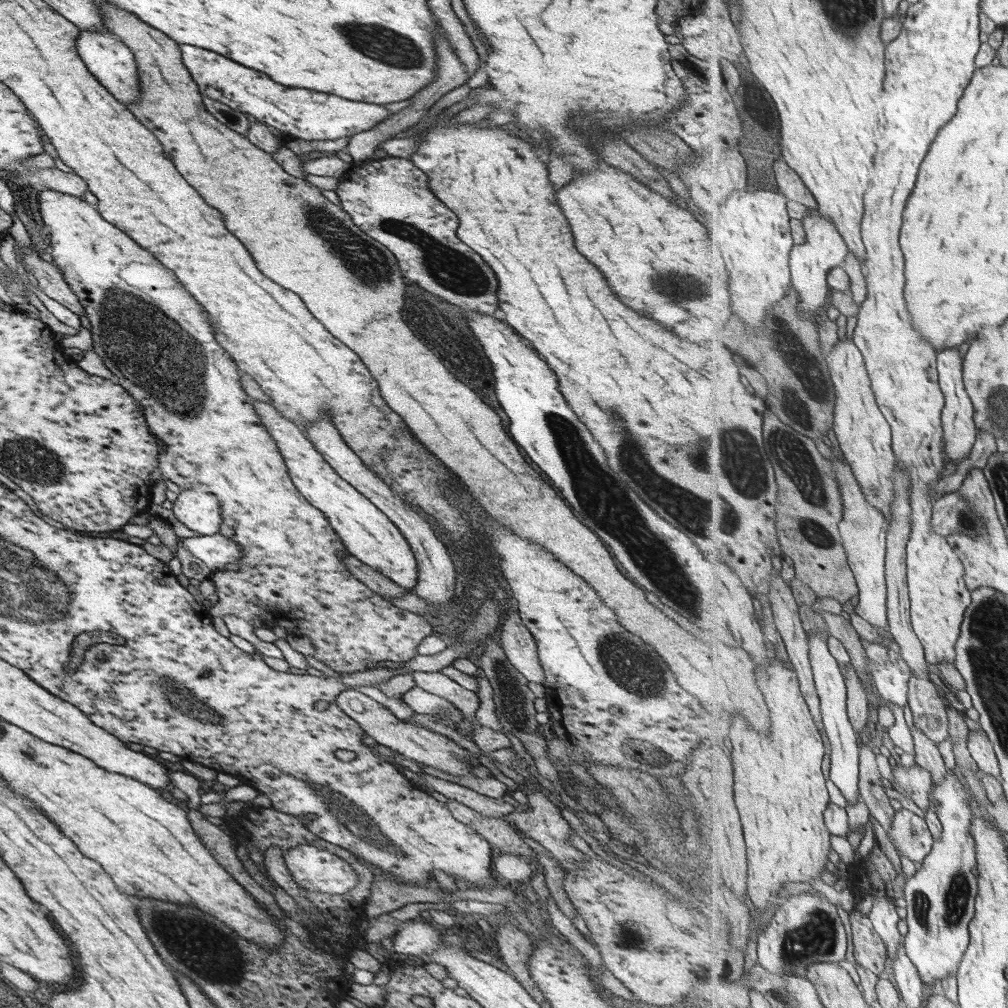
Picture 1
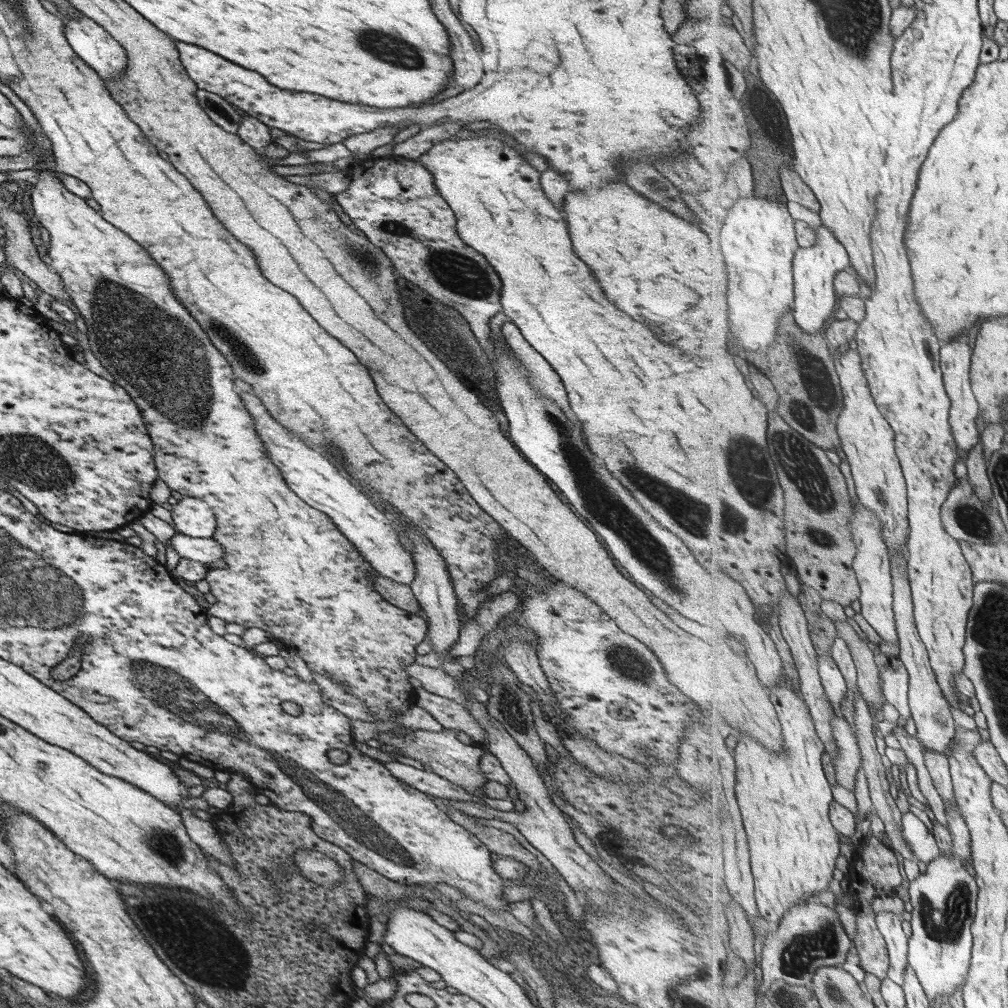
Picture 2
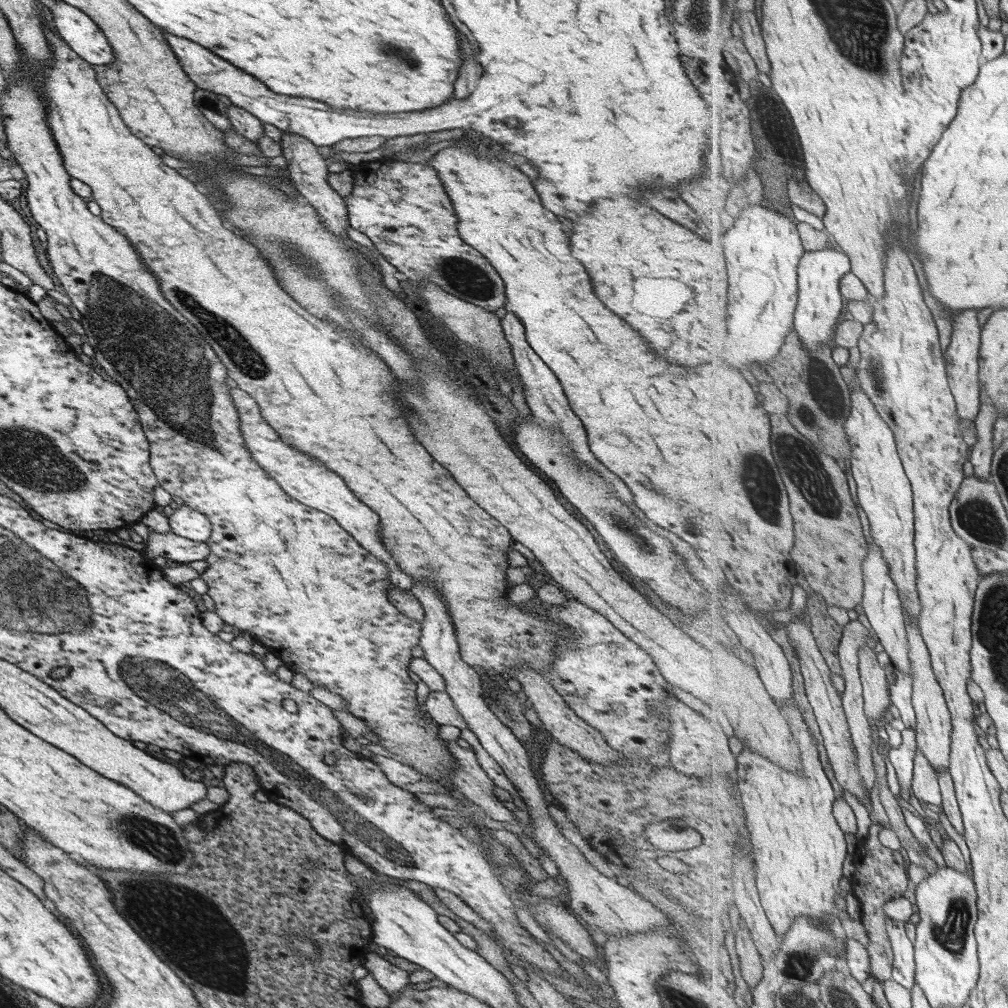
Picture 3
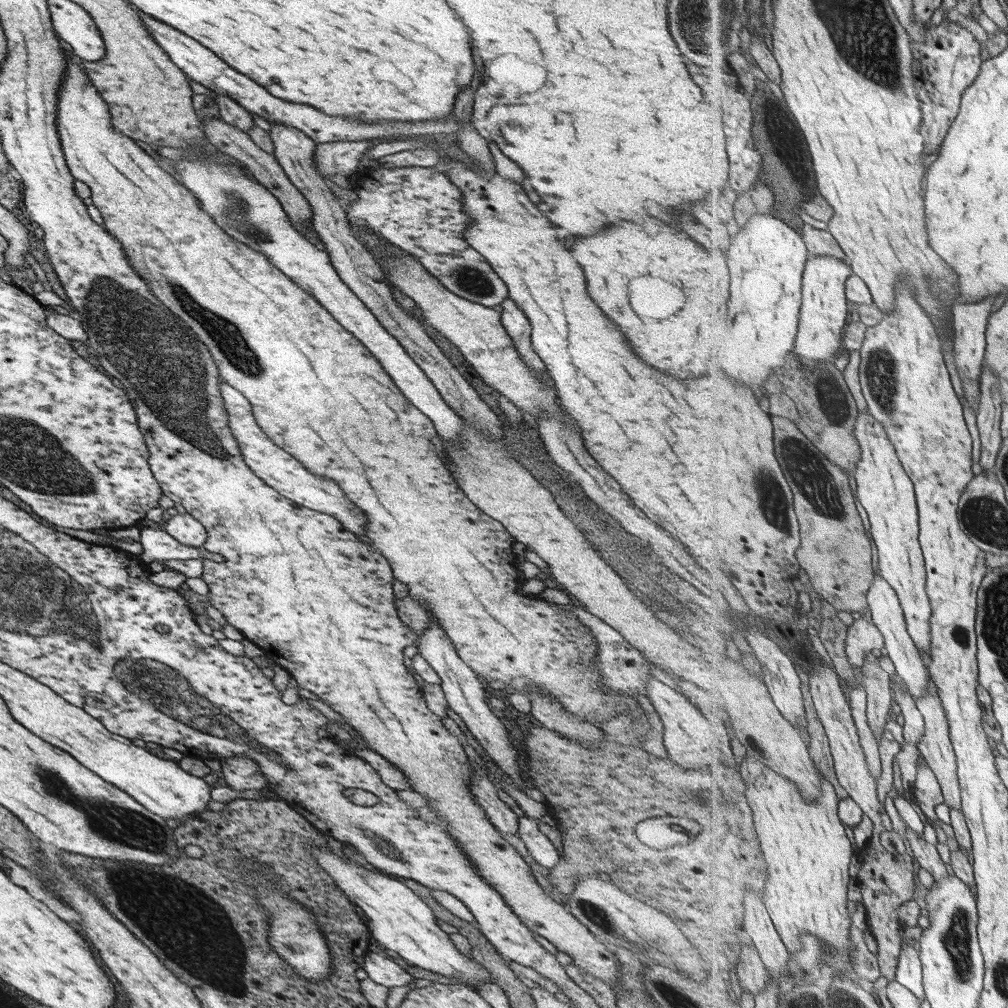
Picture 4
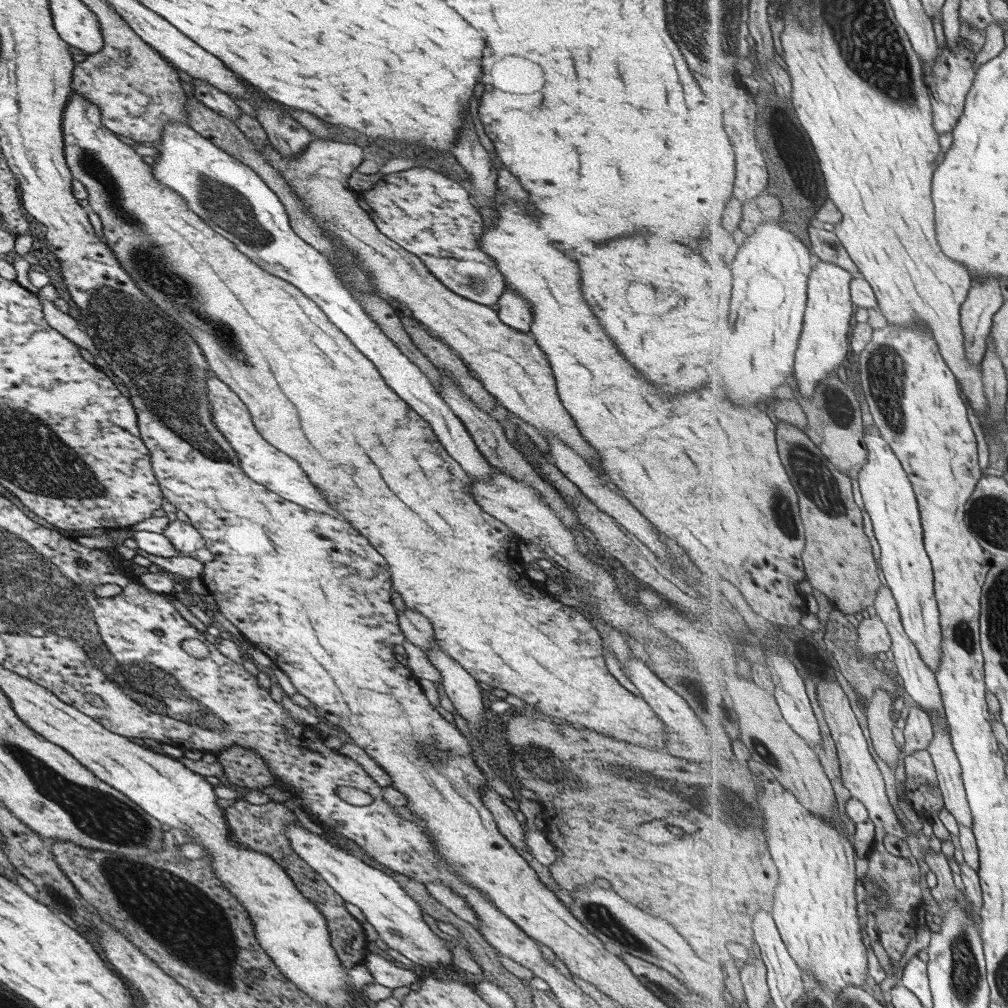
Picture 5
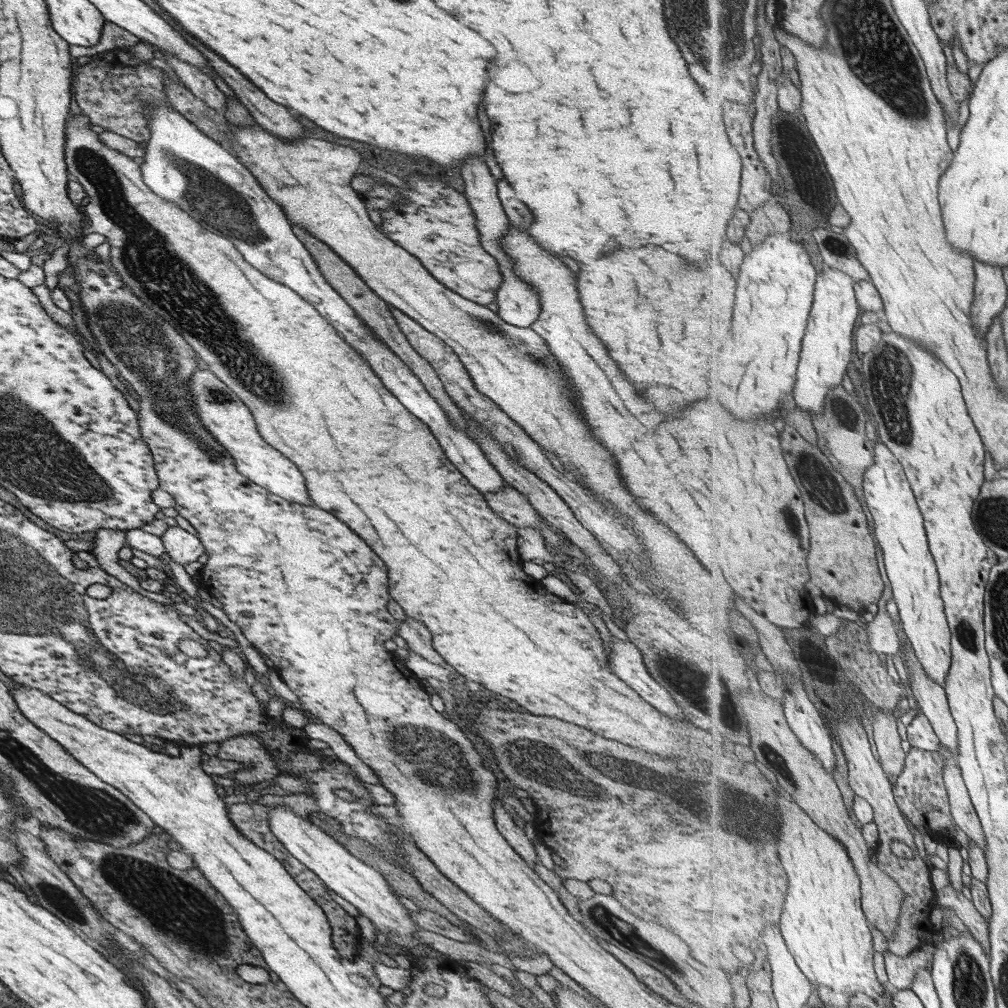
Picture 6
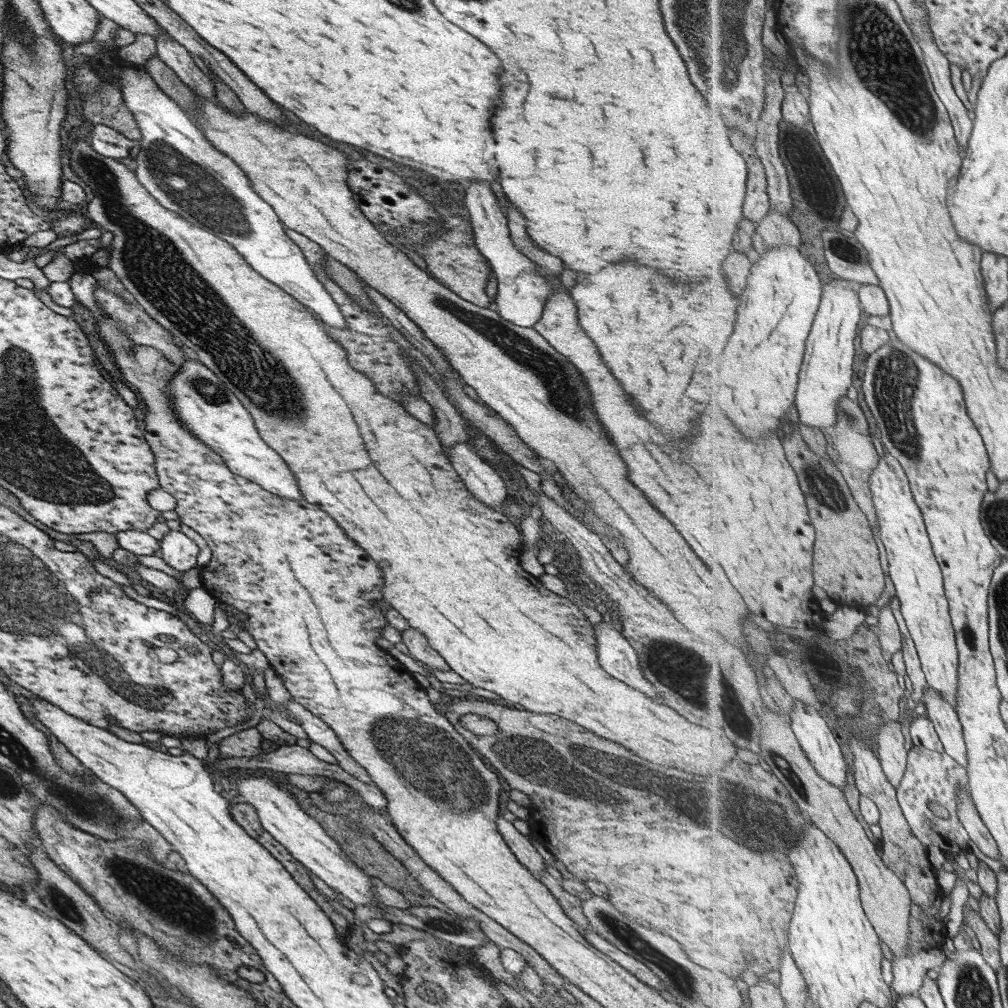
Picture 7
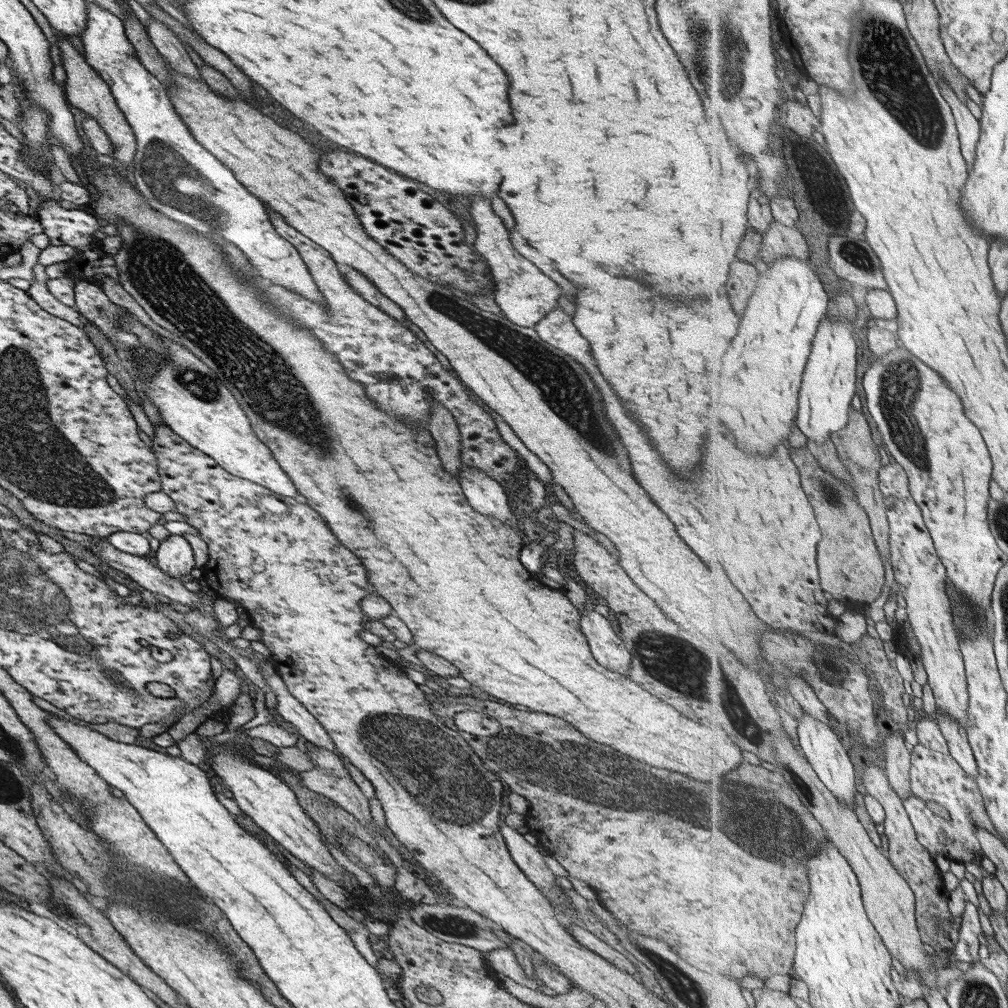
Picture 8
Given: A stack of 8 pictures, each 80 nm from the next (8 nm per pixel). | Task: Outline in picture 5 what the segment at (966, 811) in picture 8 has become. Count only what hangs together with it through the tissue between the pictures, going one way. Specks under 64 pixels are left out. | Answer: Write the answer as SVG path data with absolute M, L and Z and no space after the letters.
M922 749L906 756L906 780L899 800L907 803L919 817L933 822L933 815L945 809L943 791L940 790L937 768L932 755Z

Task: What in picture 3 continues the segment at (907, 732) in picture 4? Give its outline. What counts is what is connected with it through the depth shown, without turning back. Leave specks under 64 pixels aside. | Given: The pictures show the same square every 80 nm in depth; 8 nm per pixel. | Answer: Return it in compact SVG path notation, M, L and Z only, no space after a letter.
M894 663L885 666L890 682L892 704L900 710L900 718L906 728L917 729L917 713L913 704L913 680L911 675L900 670Z

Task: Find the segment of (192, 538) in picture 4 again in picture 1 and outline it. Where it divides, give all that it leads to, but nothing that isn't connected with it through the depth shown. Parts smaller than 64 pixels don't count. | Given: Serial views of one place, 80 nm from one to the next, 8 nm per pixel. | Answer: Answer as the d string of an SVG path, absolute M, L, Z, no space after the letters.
M181 488L171 512L183 526L199 536L212 536L219 532L222 518L217 499L208 492Z

